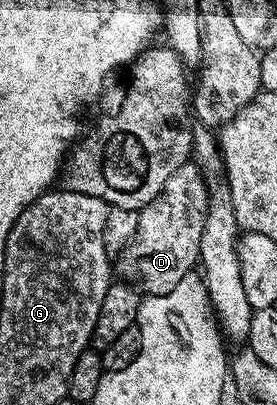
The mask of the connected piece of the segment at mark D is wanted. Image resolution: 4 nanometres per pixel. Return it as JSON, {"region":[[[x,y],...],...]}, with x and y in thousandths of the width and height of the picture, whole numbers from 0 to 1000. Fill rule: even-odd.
{"region":[[[704,400],[661,402],[632,427],[614,427],[614,447],[585,457],[570,486],[509,511],[498,536],[498,575],[455,605],[455,615],[412,642],[412,669],[437,691],[487,704],[523,731],[596,728],[657,694],[657,684],[697,677],[722,635],[729,605],[729,565],[744,556],[744,526],[751,523],[755,454],[736,454],[736,432],[718,422],[726,415]]]}

